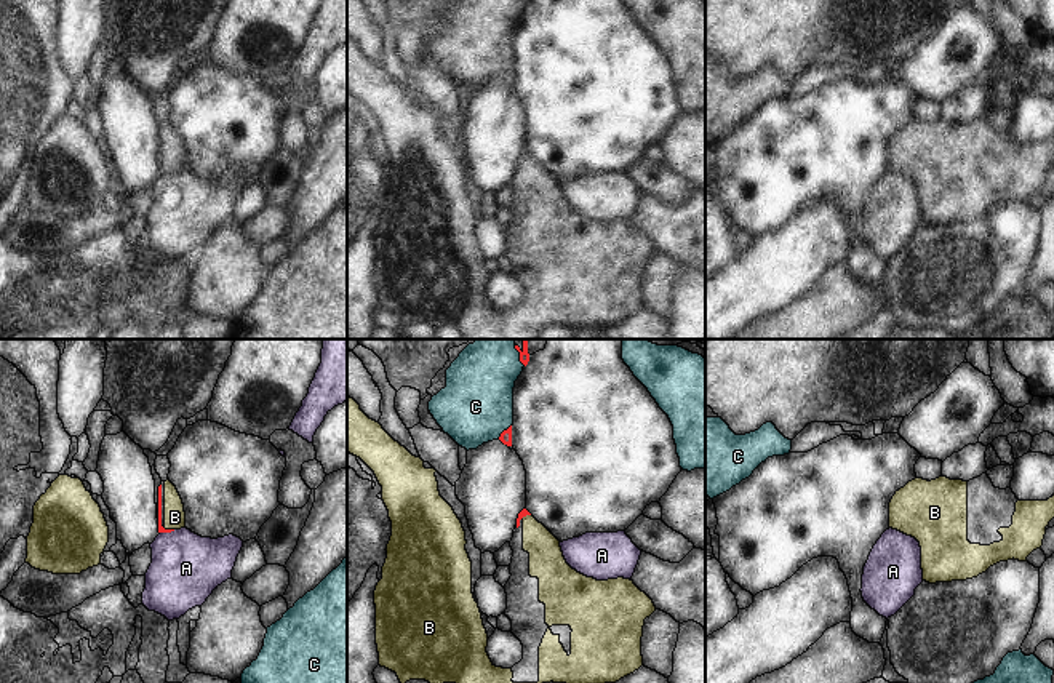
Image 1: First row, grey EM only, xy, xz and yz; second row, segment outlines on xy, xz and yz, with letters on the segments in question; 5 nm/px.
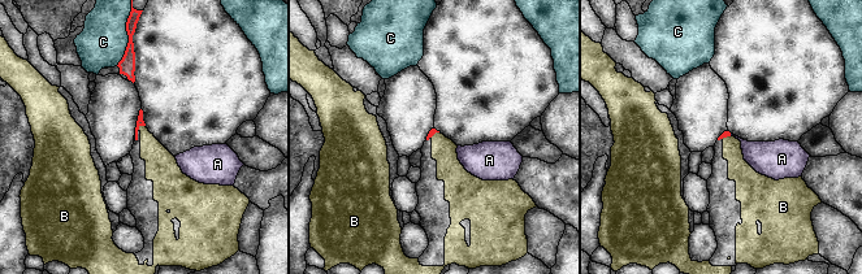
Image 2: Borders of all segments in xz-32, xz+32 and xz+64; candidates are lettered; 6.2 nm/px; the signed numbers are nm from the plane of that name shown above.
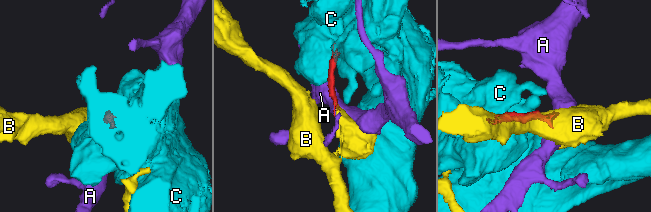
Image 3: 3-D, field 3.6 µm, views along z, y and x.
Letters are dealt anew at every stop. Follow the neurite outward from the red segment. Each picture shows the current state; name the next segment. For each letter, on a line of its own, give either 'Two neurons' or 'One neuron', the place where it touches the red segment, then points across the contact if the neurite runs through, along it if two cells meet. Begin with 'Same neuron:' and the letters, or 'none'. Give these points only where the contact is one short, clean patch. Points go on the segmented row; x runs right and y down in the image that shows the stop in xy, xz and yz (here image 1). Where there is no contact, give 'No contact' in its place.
Same neuron: B
A: Two neurons. Touches red at xy (167, 531). Boundary: xy (175, 530), (160, 533)
B: One neuron. Touches red at xy (168, 530). Path across: xy (160, 528), (168, 530), (175, 517)
C: Two neurons. Touches red at xz (504, 431).

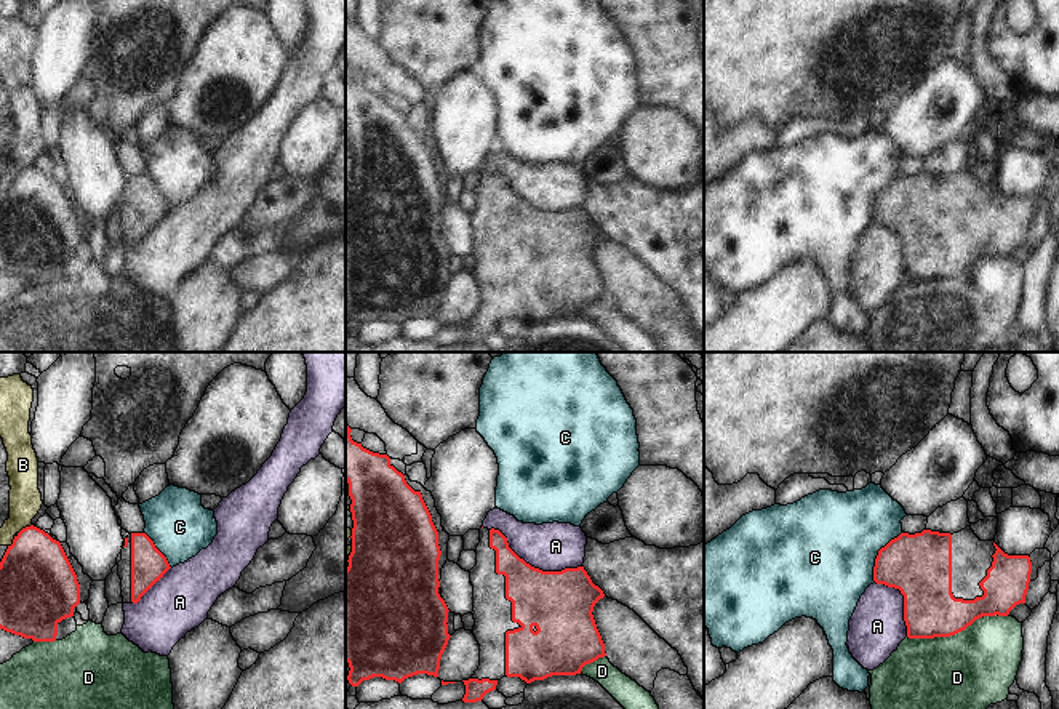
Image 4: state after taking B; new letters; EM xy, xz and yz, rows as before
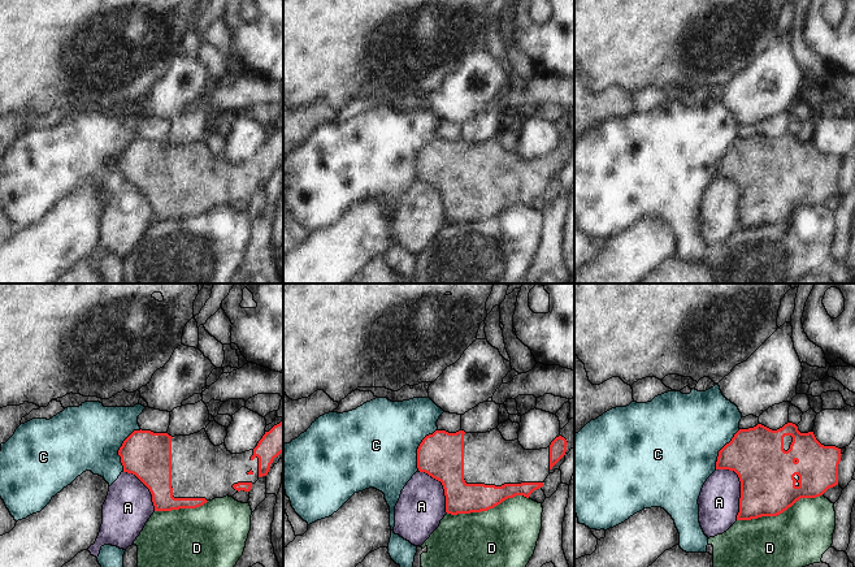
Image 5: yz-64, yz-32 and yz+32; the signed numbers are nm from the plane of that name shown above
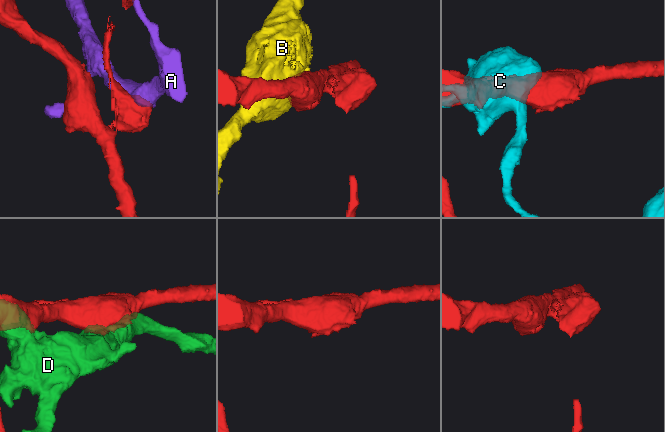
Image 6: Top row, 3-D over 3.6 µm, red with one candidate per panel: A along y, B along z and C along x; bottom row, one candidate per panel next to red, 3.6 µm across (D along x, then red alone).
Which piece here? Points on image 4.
Same neuron: none
A: Two neurons. Touches red at xz (533, 567)
B: Two neurons. Touches red at xy (26, 527)
C: Two neurons. Touches red at yz (879, 554)
D: Two neurons. Touches red at yz (957, 632).

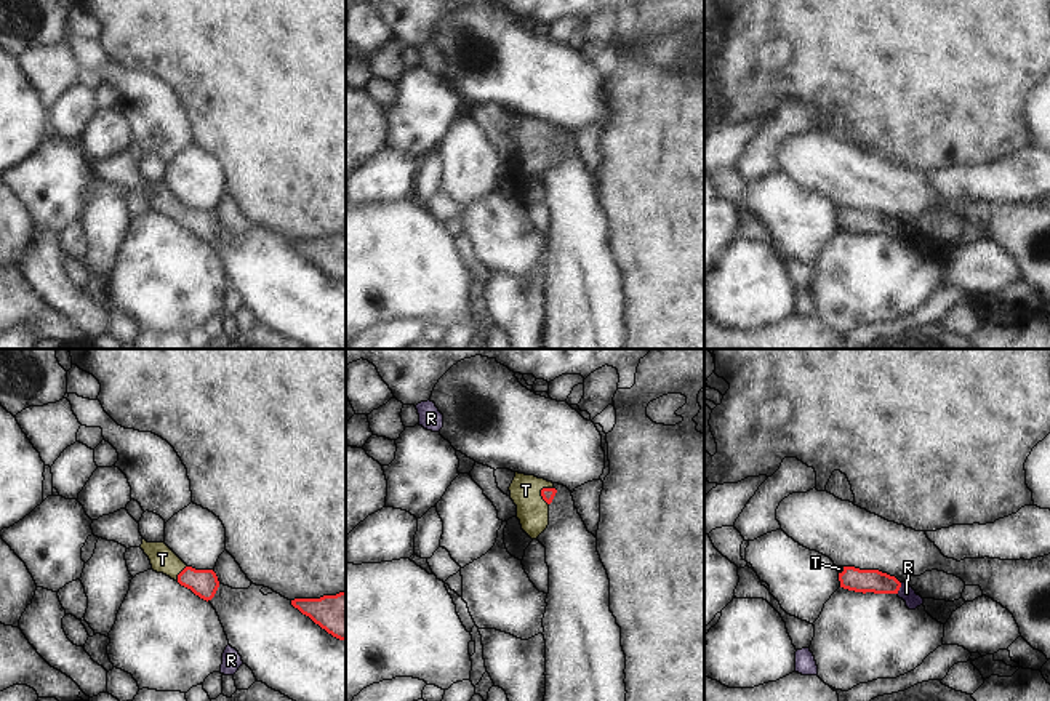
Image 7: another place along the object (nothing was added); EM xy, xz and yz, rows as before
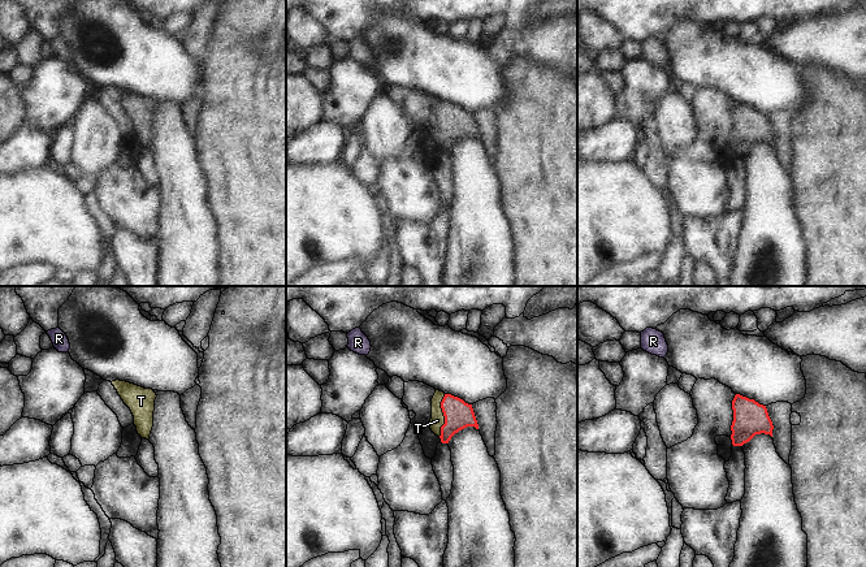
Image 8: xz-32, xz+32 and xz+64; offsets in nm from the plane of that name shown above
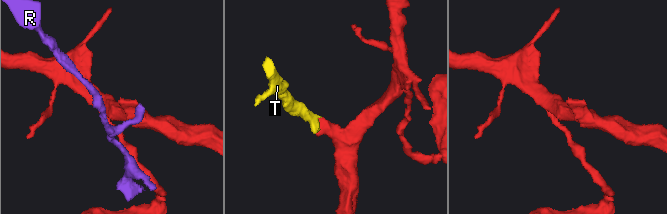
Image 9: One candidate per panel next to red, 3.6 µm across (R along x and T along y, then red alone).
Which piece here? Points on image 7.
Same neuron: T
R: Two neurons. Touches red at yz (900, 586). Boundary: yz (901, 583), (897, 592)
T: One neuron. Touches red at xz (541, 495). Path across: xz (548, 495), (541, 495), (530, 495), (525, 490).

